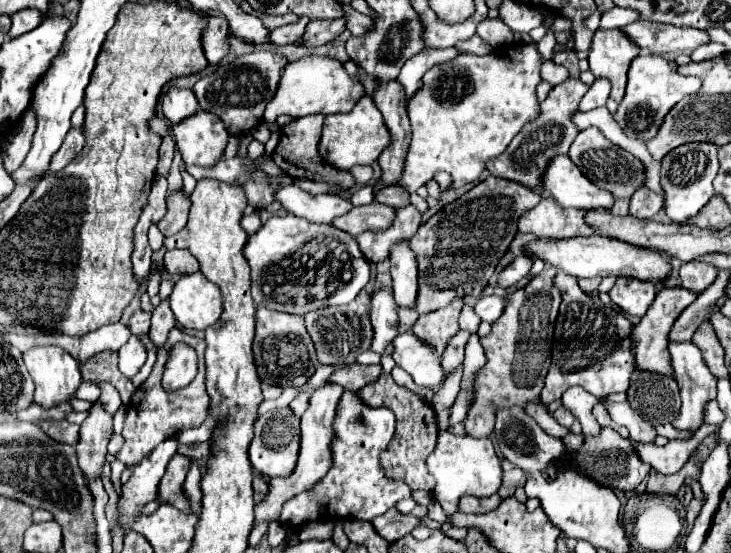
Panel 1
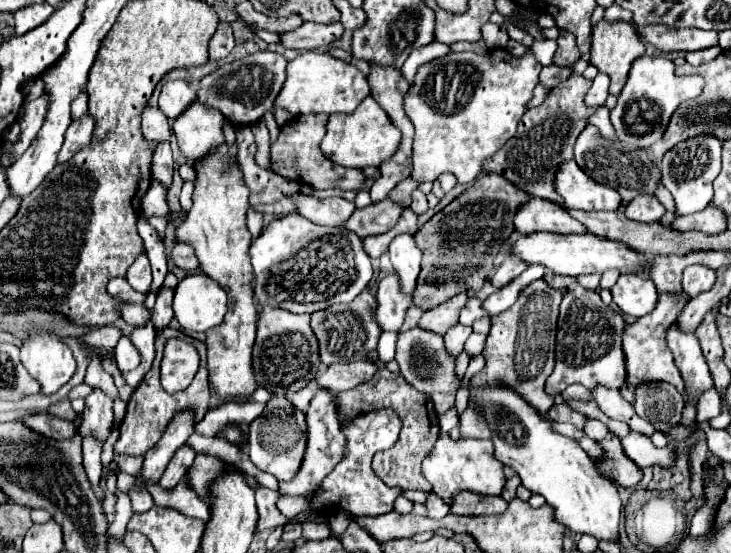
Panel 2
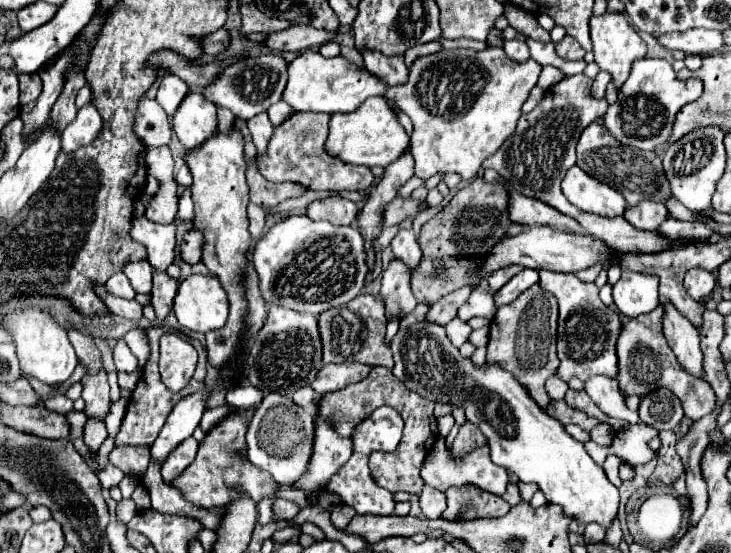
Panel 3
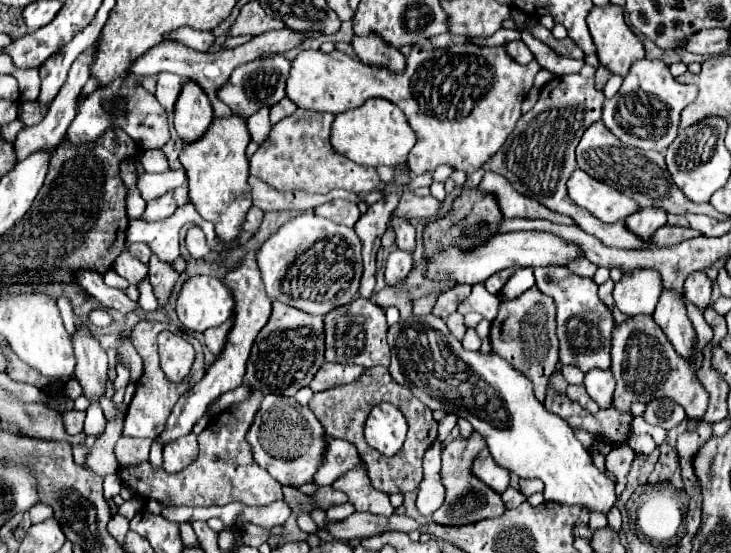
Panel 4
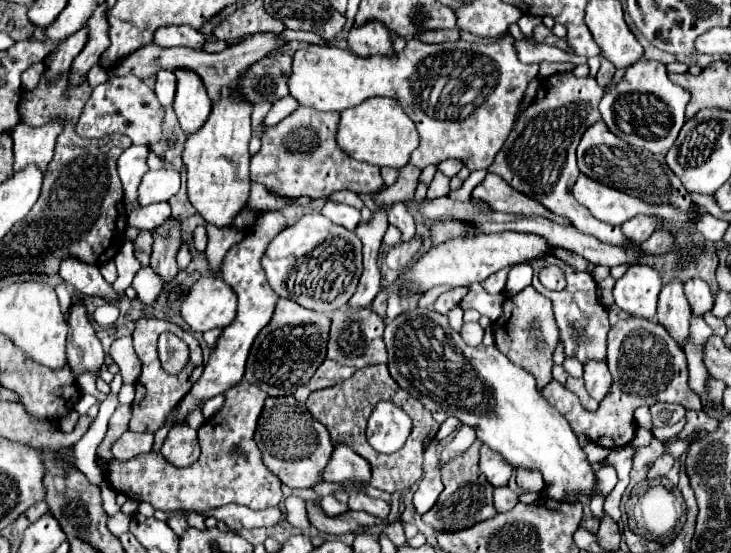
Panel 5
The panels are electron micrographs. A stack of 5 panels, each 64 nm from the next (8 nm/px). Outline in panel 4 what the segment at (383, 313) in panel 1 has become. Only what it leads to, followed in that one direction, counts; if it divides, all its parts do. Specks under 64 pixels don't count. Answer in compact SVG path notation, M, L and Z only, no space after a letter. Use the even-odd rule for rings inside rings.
M396 248L388 254L388 260L386 260L386 282L388 284L406 280L410 270L412 270L412 254L410 252Z

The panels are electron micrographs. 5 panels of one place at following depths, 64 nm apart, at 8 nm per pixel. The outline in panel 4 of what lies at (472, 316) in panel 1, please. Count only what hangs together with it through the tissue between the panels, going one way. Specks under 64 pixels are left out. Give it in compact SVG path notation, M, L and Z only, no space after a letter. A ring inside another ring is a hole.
M482 284L472 286L472 294L460 302L458 312L460 314L468 314L468 312L478 312L482 314L486 320L494 320L498 314L498 304L500 304L500 296L490 294Z

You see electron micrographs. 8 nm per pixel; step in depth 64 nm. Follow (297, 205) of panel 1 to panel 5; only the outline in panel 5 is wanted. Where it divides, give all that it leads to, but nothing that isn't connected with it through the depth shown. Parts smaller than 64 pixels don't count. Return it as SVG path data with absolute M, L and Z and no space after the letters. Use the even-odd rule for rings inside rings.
M326 202L326 206L322 208L322 214L328 220L332 220L348 230L354 230L356 224L360 222L360 210L346 206L346 204L340 204L340 202Z

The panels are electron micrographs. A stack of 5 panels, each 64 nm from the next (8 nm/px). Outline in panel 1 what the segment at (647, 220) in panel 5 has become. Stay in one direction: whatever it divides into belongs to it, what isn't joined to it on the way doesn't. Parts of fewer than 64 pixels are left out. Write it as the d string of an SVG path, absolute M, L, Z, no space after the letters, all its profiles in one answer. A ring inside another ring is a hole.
M640 188L640 190L636 190L634 196L630 198L630 210L628 210L628 212L630 212L634 218L644 218L644 220L648 220L648 218L656 216L662 208L664 208L662 196L654 194L654 192L648 190L648 188Z

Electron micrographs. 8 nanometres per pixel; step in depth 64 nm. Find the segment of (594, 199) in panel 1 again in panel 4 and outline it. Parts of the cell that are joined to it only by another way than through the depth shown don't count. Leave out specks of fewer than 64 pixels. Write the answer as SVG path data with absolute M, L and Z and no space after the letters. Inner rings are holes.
M576 170L572 178L568 180L568 196L578 206L586 208L596 218L610 222L610 224L624 220L632 212L640 210L640 206L632 198L620 194L618 190L610 188L604 182L594 180L582 170Z

